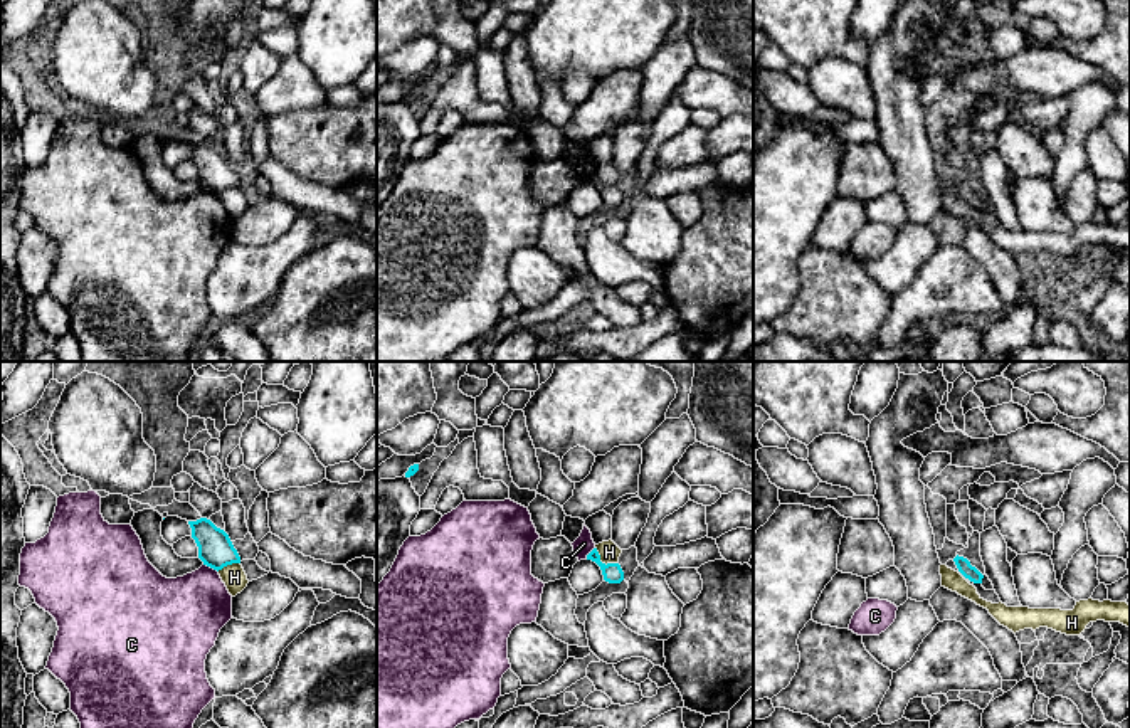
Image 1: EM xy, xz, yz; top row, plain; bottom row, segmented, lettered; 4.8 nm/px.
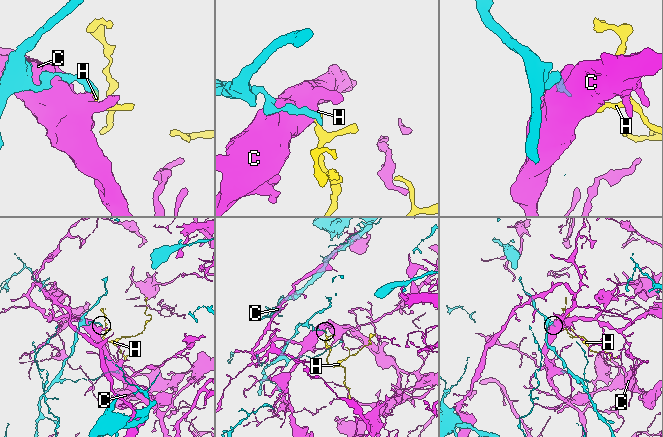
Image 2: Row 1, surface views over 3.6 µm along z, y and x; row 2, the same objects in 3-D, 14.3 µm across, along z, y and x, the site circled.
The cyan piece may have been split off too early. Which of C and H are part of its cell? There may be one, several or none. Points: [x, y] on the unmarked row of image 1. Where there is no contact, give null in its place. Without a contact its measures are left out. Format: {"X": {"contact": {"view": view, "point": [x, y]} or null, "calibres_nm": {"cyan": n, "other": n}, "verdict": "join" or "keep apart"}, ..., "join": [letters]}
{"C": {"contact": {"view": "xy", "point": [211, 190]}, "calibres_nm": {"cyan": 170, "other": 360}, "verdict": "keep apart"}, "H": {"contact": {"view": "xz", "point": [601, 185]}, "calibres_nm": {"cyan": 90, "other": 100}, "verdict": "keep apart"}, "join": []}

